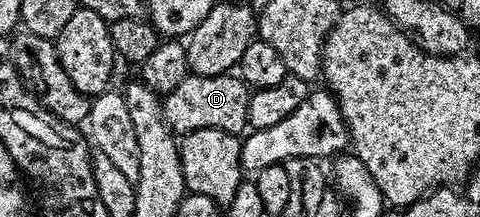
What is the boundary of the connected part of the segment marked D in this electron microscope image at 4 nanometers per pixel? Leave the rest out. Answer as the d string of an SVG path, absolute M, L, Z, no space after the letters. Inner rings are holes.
M234 73L216 77L187 74L186 79L180 81L180 85L176 85L176 89L172 89L172 93L168 93L161 100L162 117L166 121L166 126L179 136L209 127L219 127L228 133L241 136L248 127L250 93L251 88Z

